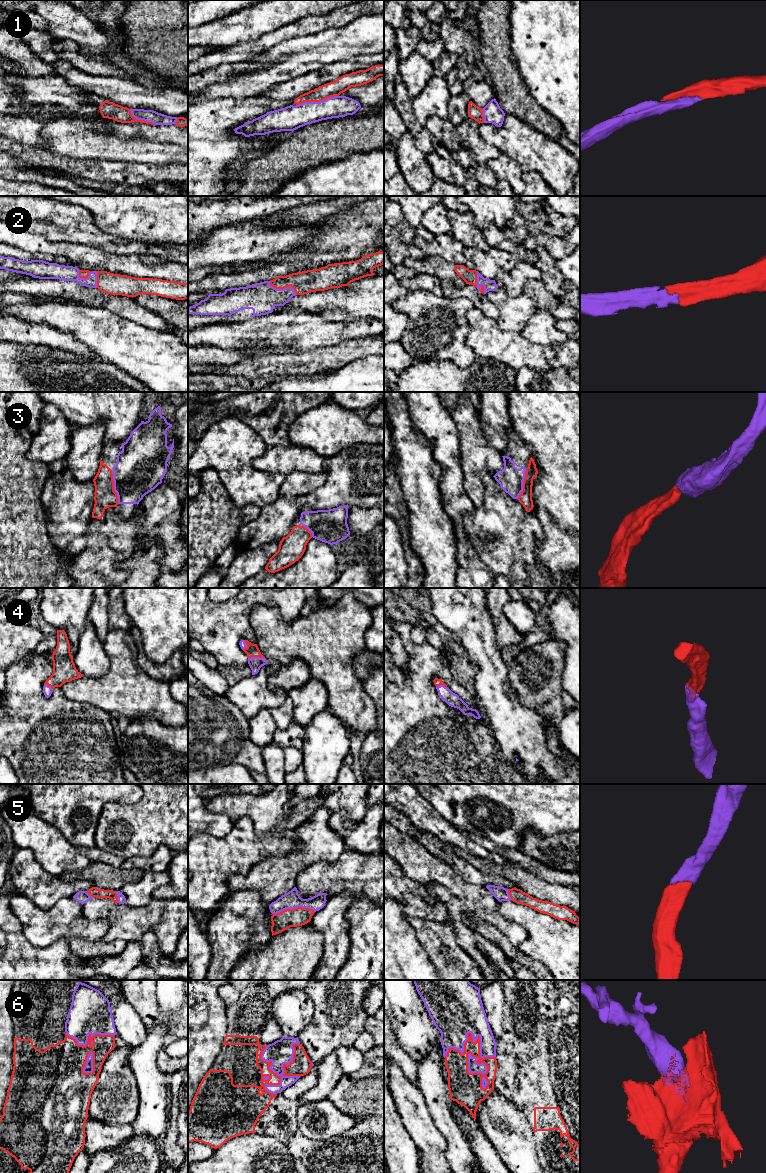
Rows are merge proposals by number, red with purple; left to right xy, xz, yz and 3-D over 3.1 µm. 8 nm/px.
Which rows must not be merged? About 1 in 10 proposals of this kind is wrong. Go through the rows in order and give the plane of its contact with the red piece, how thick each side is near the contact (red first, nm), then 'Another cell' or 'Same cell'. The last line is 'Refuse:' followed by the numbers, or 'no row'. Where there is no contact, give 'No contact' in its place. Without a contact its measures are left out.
1: Touches red in xz. Thickness 120 nm (red) against 190 nm. Same cell
2: Touches red in xz. Thickness 180 nm (red) against 240 nm. Same cell
3: Touches red in xy. Thickness 170 nm (red) against 380 nm. Same cell
4: Touches red in xz. Thickness 110 nm (red) against 110 nm. Same cell
5: Touches red in xz. Thickness 150 nm (red) against 140 nm. Same cell
6: Touches red in yz. Thickness 240 nm (red) against 160 nm. Same cell
Refuse: no row

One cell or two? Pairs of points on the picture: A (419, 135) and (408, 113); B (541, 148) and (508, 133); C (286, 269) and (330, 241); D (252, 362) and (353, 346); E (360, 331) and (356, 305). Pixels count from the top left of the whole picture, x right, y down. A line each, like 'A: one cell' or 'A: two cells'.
A: one cell
B: one cell
C: one cell
D: one cell
E: two cells

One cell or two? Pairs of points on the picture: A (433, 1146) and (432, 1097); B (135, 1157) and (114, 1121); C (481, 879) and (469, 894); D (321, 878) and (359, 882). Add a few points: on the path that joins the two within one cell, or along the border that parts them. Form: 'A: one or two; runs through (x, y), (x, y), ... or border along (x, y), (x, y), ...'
A: two; border along (423, 1098), (436, 1129), (445, 1140)
B: two; border along (132, 1133), (118, 1147), (104, 1150)
C: two; border along (456, 873), (466, 881), (485, 887)
D: one; runs through (330, 878), (350, 878)

